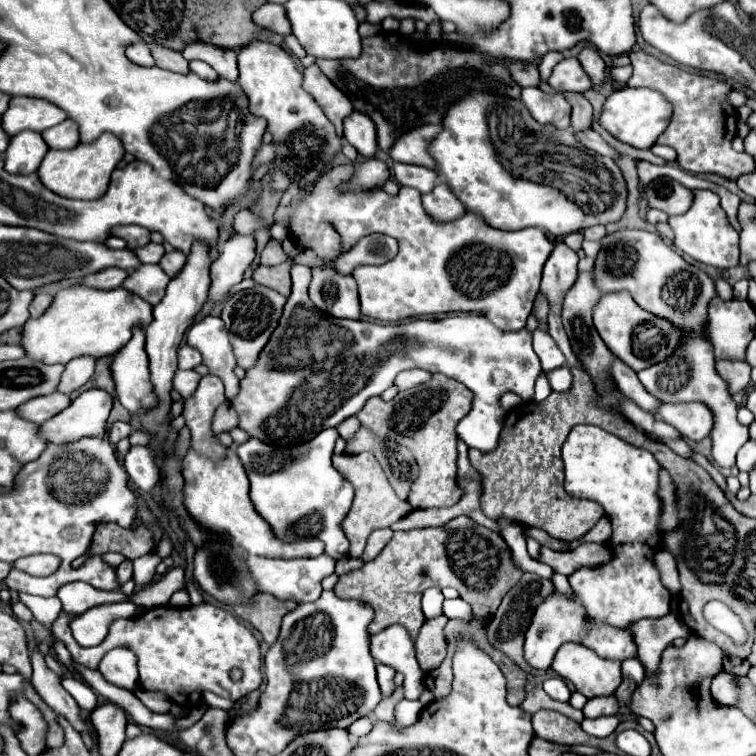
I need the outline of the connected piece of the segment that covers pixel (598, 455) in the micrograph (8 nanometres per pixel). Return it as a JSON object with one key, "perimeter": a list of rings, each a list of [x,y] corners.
{"perimeter":[[[575,425],[563,443],[565,491],[579,499],[599,503],[613,523],[609,547],[615,559],[603,567],[581,567],[569,575],[571,589],[583,599],[587,613],[613,627],[629,627],[639,619],[669,613],[671,593],[661,585],[653,555],[661,549],[657,521],[661,501],[657,497],[659,463],[651,453],[639,449],[595,425]]]}

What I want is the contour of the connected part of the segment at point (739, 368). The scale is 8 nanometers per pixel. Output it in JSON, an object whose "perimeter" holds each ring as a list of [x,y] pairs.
{"perimeter":[[[717,361],[717,373],[721,373],[731,385],[731,393],[737,393],[749,385],[751,367],[743,361]]]}

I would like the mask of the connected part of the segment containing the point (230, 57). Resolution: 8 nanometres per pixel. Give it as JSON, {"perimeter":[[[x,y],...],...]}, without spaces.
{"perimeter":[[[191,43],[185,47],[185,59],[193,61],[193,59],[201,59],[207,65],[211,65],[219,77],[235,83],[237,81],[237,53],[235,51],[225,51],[219,49],[215,45],[207,45],[207,43]]]}

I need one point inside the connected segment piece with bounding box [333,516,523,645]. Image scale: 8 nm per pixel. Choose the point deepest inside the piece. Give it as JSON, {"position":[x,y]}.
{"position":[476,561]}

